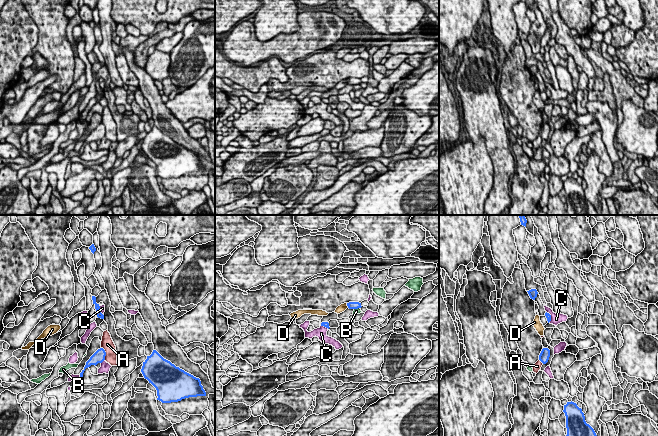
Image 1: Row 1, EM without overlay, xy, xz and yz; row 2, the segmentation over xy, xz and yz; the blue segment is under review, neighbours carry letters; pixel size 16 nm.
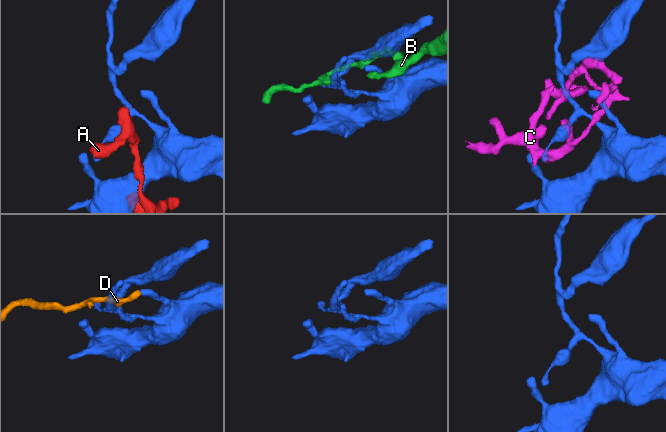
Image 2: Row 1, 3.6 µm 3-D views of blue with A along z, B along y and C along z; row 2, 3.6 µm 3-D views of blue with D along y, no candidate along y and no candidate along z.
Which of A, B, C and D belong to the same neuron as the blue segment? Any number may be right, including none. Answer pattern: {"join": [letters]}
{"join": []}

